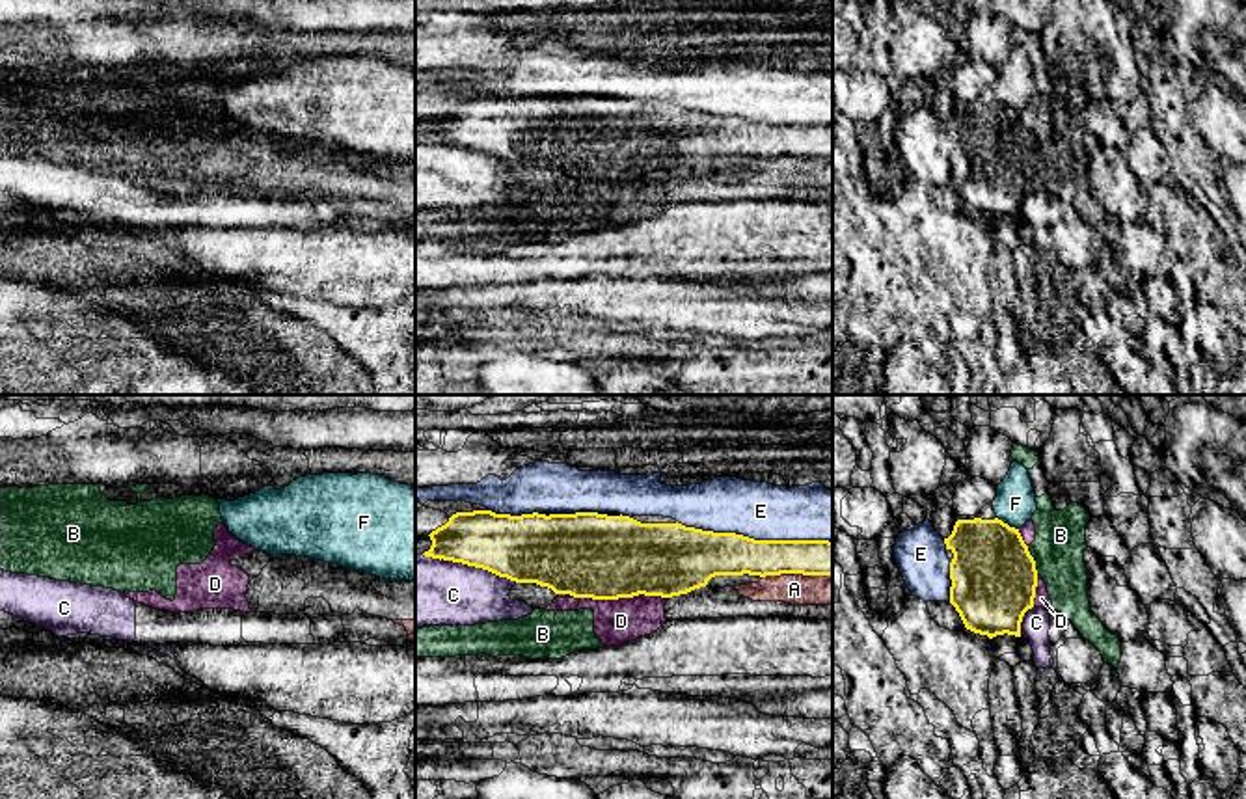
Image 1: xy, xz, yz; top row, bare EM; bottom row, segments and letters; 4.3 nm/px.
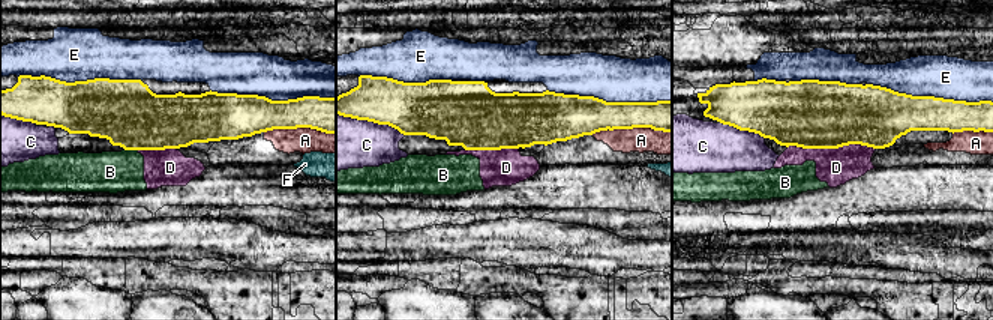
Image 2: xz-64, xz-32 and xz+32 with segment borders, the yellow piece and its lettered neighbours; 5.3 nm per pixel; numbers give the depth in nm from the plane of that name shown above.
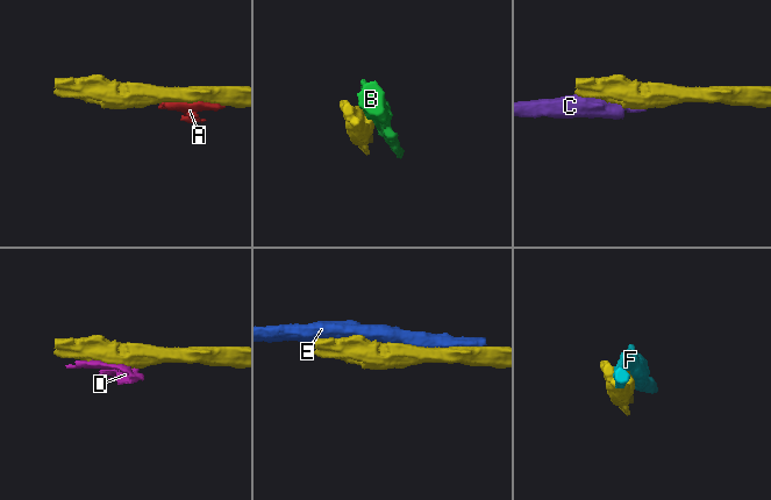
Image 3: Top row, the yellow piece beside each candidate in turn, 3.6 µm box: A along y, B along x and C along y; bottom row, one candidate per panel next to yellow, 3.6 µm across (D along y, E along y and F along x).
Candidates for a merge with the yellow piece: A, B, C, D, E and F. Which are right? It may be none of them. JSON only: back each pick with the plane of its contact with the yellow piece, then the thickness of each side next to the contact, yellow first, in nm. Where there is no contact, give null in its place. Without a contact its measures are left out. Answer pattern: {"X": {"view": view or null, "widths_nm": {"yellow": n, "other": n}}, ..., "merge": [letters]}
{"merge": []}

